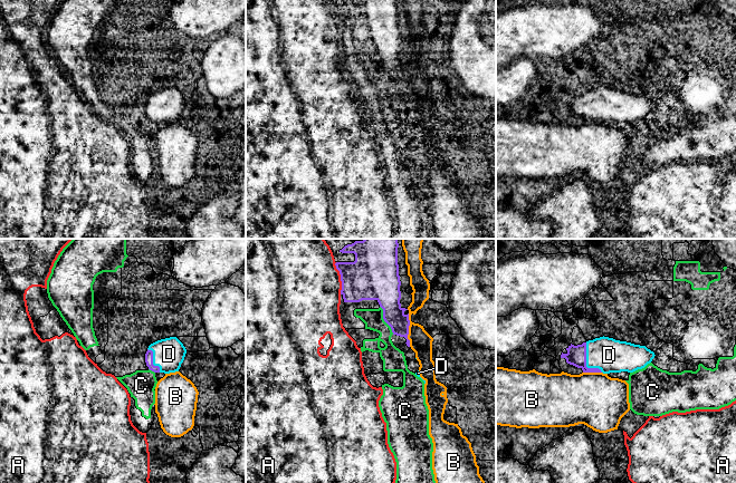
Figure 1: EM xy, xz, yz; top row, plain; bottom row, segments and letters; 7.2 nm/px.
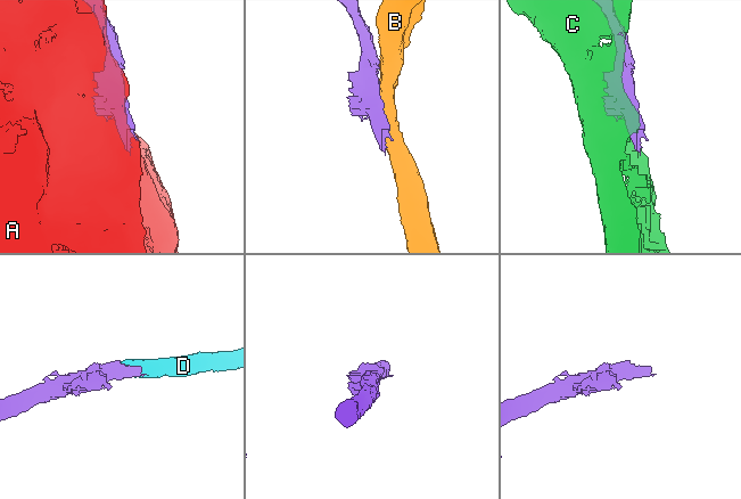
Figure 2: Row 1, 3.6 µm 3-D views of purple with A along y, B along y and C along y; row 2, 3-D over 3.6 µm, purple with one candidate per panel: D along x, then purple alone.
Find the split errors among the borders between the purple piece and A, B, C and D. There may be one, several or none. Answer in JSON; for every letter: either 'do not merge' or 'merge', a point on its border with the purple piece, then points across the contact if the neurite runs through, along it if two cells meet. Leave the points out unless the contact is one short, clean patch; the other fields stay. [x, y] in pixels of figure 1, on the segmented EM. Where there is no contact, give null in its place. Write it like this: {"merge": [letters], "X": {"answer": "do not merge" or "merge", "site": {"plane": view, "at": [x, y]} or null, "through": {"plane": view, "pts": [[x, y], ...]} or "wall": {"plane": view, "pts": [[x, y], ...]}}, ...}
{"merge": ["D"], "A": {"answer": "do not merge", "site": {"plane": "xz", "at": [341, 278]}}, "B": {"answer": "do not merge", "site": {"plane": "xz", "at": [408, 330]}, "wall": {"plane": "xz", "pts": [[408, 314], [408, 339], [410, 346]]}}, "C": {"answer": "do not merge", "site": {"plane": "xz", "at": [384, 320]}, "wall": {"plane": "xz", "pts": [[380, 306], [383, 312], [383, 320], [393, 334]]}}, "D": {"answer": "merge", "site": {"plane": "yz", "at": [585, 363]}, "through": {"plane": "yz", "pts": [[576, 355], [585, 363], [592, 356], [609, 355]]}}}

